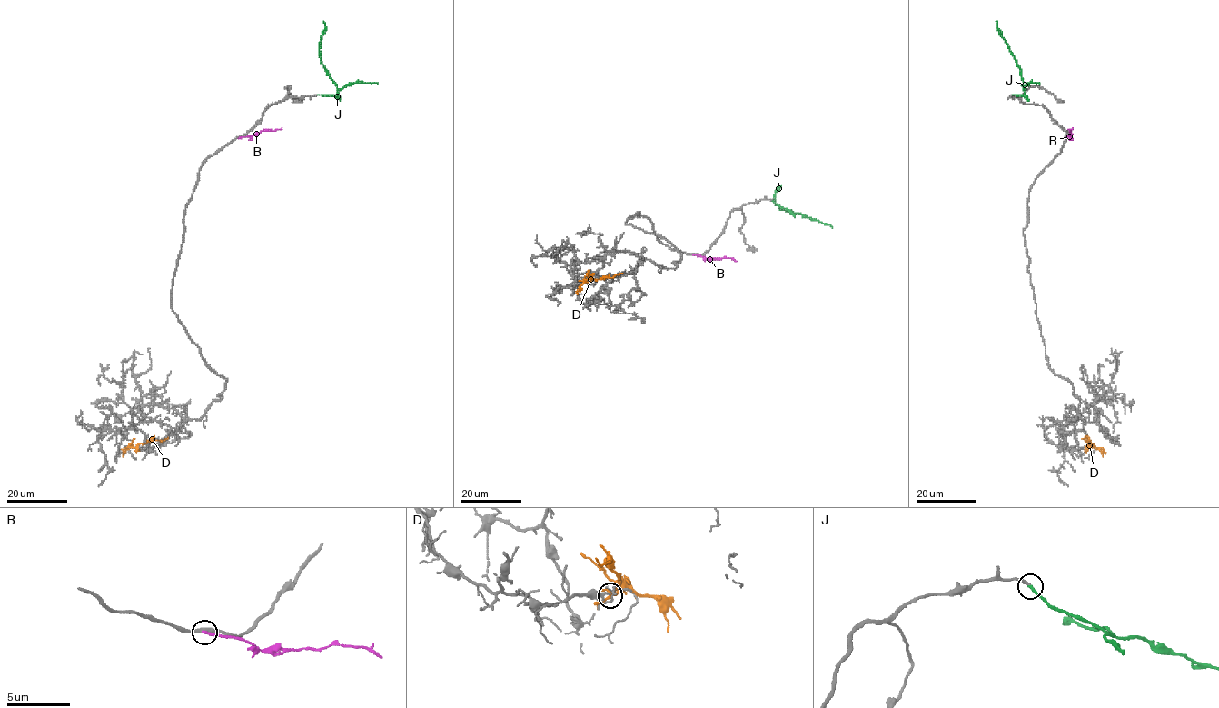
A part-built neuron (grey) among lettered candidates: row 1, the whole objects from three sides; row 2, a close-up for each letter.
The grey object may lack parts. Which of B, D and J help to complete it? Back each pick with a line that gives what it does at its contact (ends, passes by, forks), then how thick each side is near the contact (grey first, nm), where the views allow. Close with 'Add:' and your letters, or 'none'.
J: it ends | 200/240 nm
Add: J

